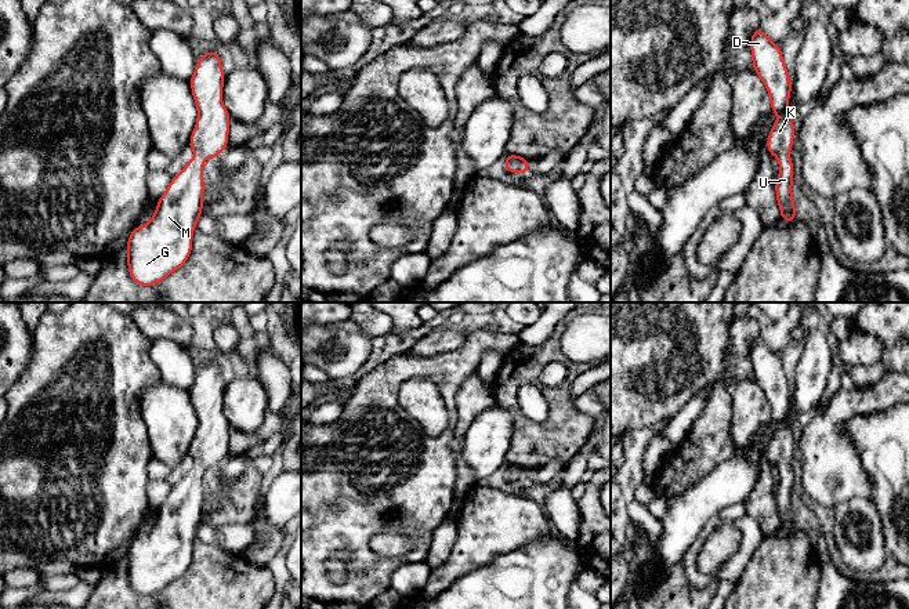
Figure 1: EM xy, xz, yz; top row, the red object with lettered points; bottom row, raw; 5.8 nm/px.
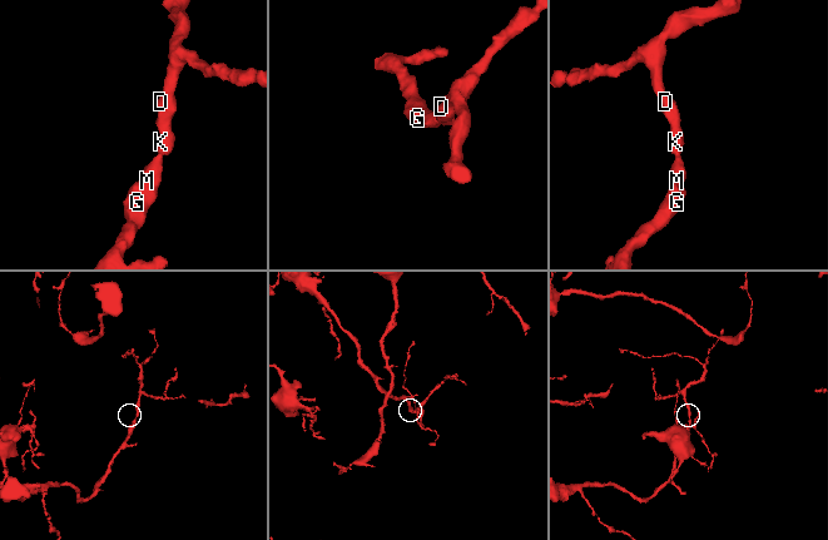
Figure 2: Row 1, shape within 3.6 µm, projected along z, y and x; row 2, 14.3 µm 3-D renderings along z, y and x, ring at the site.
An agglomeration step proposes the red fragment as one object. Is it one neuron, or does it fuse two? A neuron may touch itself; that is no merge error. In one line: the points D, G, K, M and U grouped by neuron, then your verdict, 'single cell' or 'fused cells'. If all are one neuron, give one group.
groups D G K M U; single cell

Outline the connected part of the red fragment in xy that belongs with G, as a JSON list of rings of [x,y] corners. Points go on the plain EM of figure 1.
[[[217,360],[196,371],[191,399],[198,429],[189,449],[193,468],[173,486],[157,510],[153,528],[131,540],[127,559],[130,587],[152,597],[181,577],[192,561],[192,543],[203,518],[203,472],[228,456],[231,425],[222,413],[225,384]]]

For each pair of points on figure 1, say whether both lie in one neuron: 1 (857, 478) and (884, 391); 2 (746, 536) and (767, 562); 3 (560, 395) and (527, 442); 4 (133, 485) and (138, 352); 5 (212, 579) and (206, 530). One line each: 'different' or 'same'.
1: same
2: different
3: same
4: same
5: different

